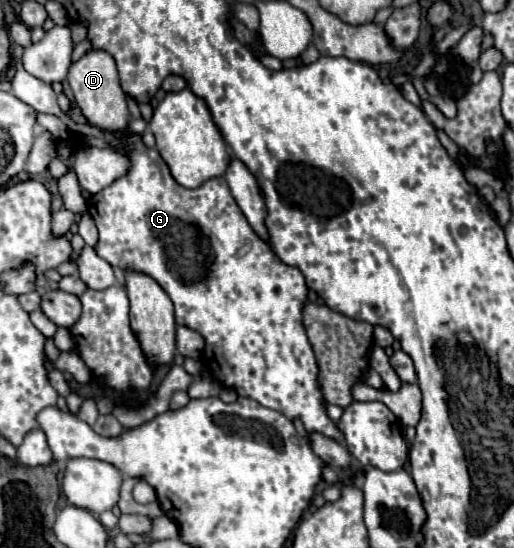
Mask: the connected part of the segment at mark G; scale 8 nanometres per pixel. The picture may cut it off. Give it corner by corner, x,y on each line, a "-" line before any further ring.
130,137
124,145
130,147
132,161
128,175
106,187
102,197
94,195
88,207
100,233
94,251
112,267
152,277
168,293
174,303
176,323
198,331
206,339
206,369
222,387
232,387
240,397
250,397
268,409
284,413
288,419
302,419
308,433
318,431
342,441
340,429
326,415
324,397
316,381
318,365
302,327
302,307
308,295
302,273
284,265
270,245
252,231
224,177
210,179
198,189
186,189
174,181
160,153
144,147
140,137

